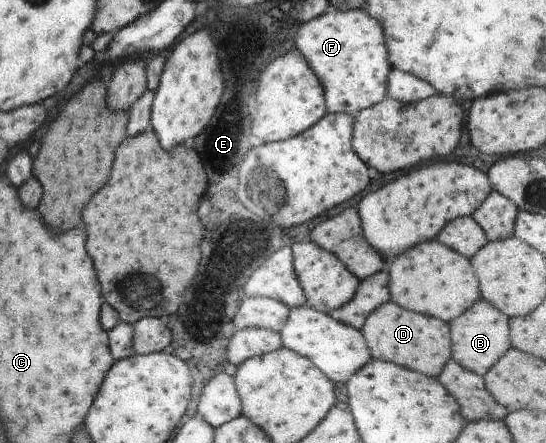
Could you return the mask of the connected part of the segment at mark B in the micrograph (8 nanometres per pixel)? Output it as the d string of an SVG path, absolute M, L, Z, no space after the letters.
M483 298L448 324L450 325L453 361L477 375L484 376L495 365L495 361L499 361L501 355L505 355L507 349L511 348L509 347L507 317Z

